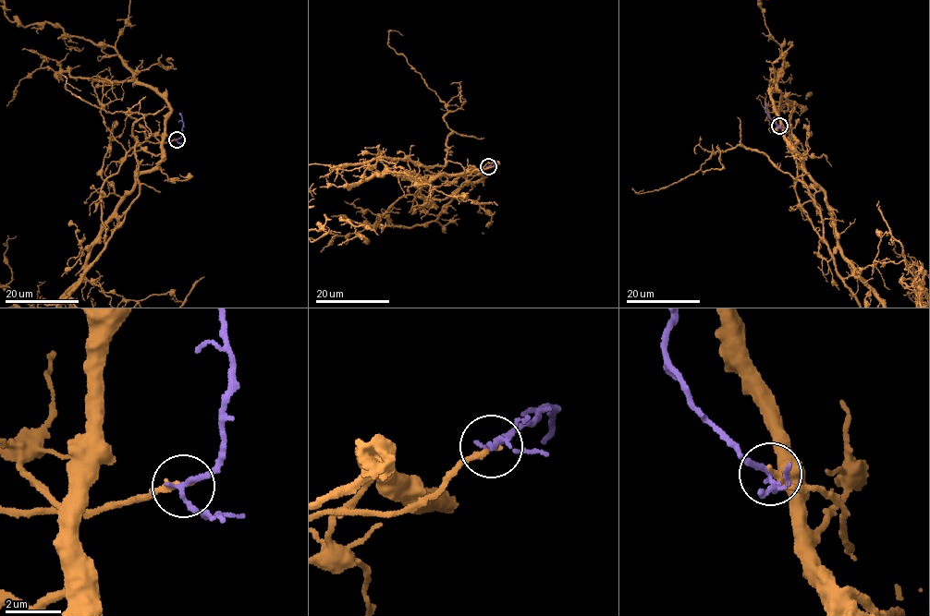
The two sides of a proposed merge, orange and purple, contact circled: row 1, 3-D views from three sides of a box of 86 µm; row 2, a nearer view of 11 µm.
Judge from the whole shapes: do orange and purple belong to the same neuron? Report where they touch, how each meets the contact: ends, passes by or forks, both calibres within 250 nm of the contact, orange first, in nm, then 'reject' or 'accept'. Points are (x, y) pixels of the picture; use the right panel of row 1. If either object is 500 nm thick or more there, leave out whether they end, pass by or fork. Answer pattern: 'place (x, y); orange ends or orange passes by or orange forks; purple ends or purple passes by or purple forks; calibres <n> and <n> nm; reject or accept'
place (779, 126); orange ends; purple passes by; calibres 200 and 170 nm; accept

